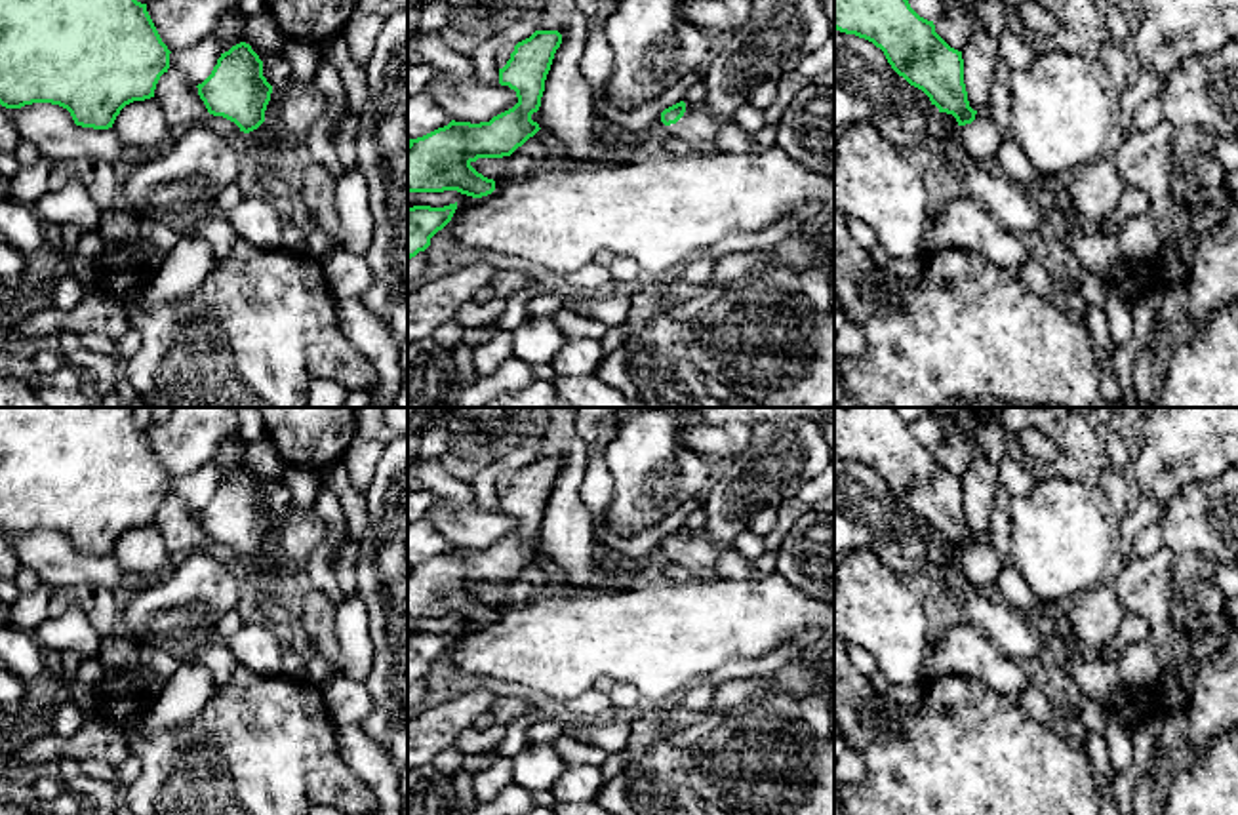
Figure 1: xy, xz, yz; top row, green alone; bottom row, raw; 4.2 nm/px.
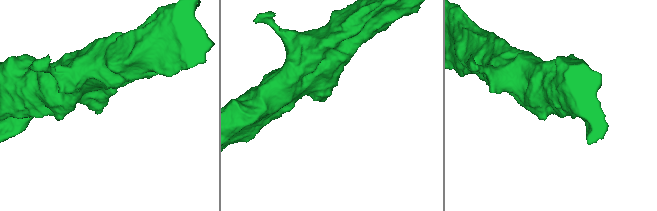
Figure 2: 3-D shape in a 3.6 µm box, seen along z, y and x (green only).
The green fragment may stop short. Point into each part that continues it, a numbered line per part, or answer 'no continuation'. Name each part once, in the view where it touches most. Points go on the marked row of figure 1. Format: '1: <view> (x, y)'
1: xz (698, 128)

